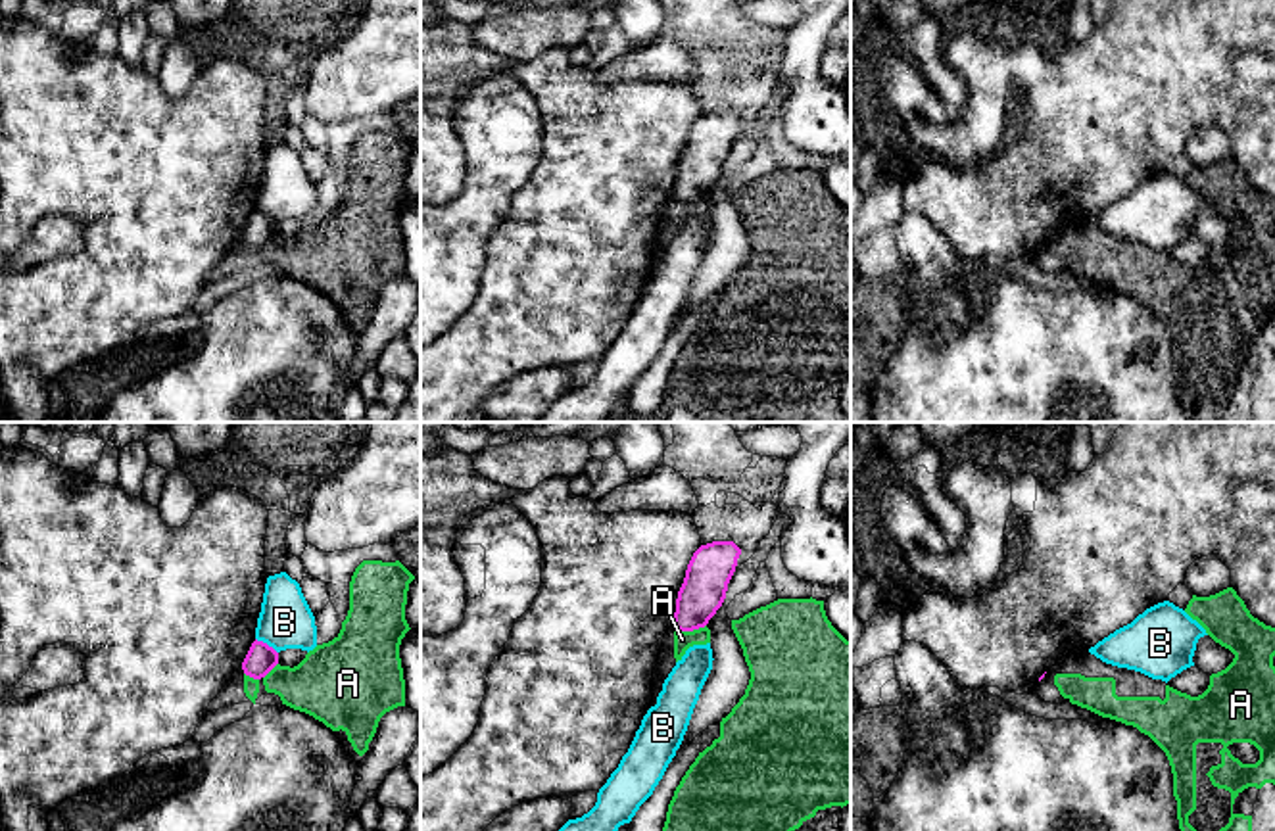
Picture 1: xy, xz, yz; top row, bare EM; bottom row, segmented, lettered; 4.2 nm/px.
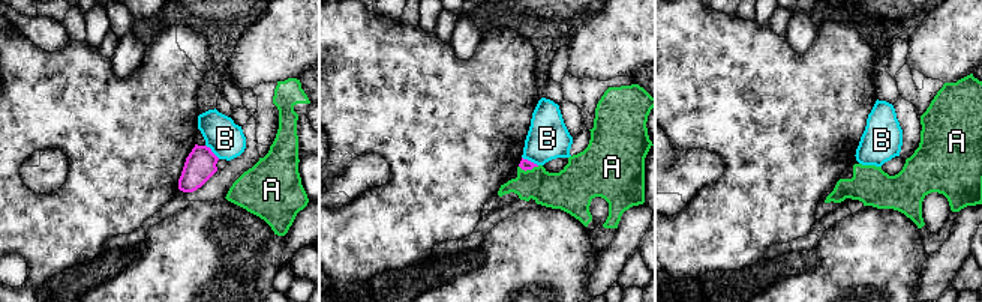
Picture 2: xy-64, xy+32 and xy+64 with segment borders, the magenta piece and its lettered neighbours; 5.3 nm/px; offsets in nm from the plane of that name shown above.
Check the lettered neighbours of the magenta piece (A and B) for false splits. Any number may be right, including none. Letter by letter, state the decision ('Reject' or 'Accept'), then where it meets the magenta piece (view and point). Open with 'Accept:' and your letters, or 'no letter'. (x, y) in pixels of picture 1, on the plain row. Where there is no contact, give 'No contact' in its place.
Accept: no letter
A: Reject. Touches magenta at xz (690, 200)
B: Reject. Touches magenta at xy (265, 213)

